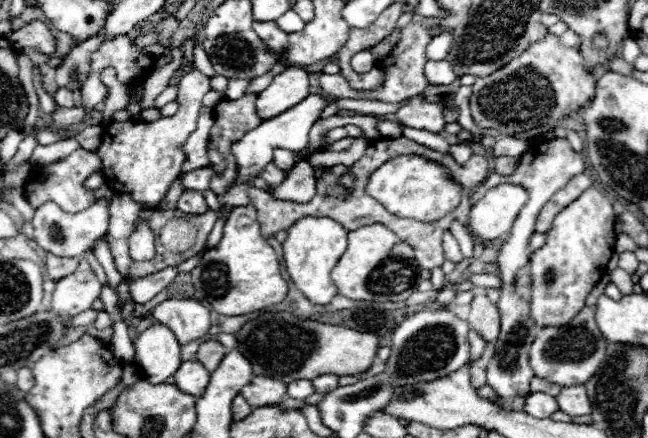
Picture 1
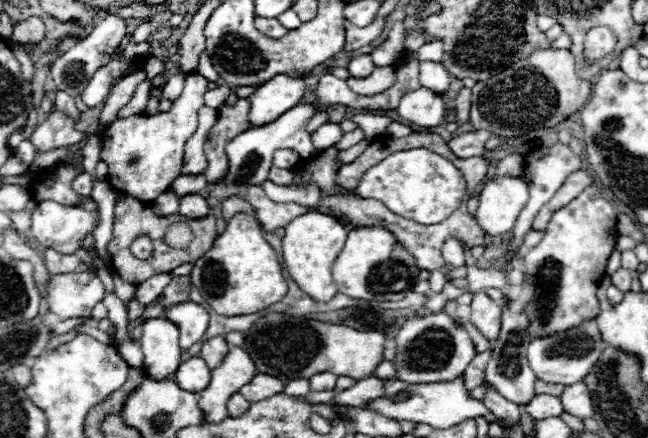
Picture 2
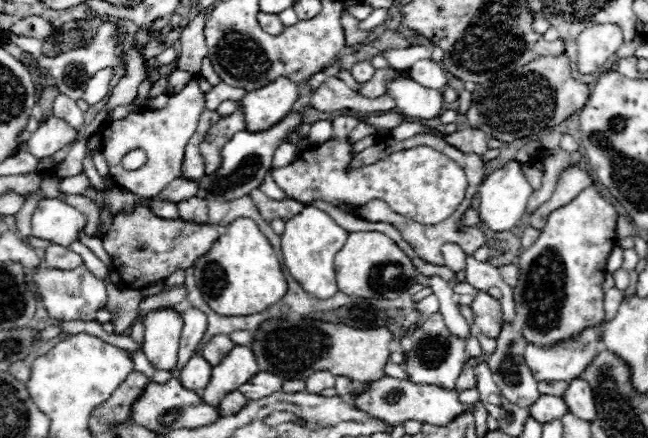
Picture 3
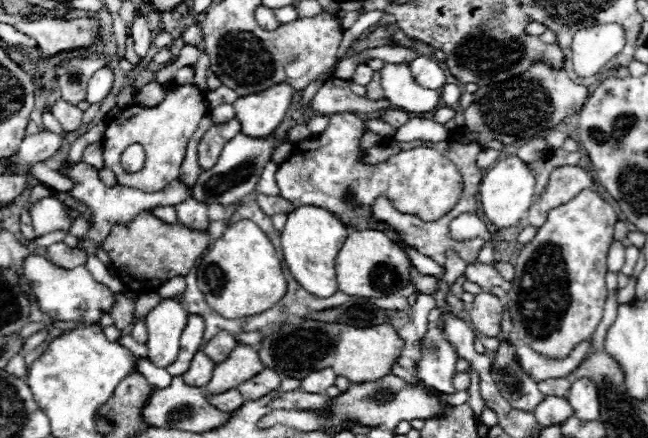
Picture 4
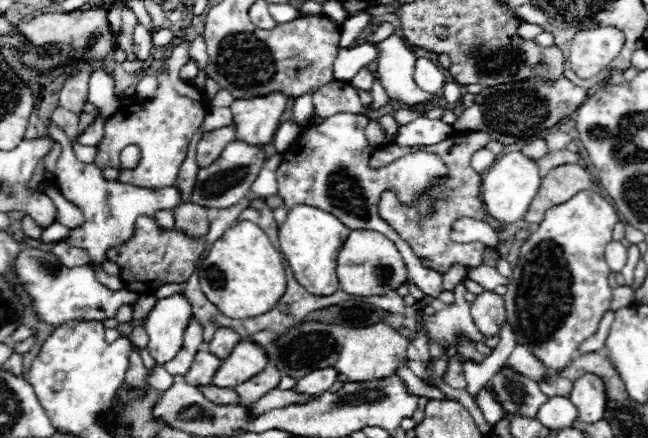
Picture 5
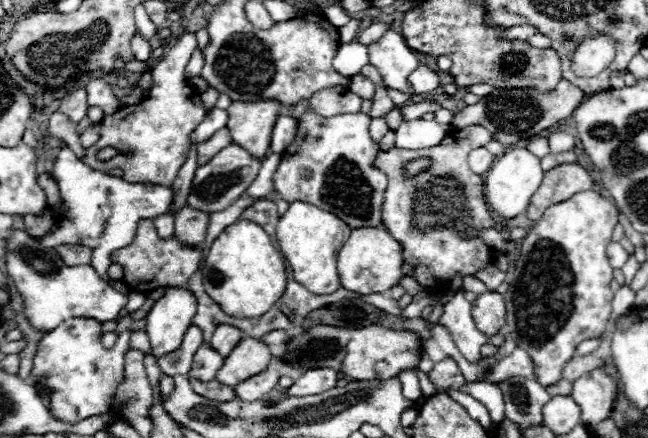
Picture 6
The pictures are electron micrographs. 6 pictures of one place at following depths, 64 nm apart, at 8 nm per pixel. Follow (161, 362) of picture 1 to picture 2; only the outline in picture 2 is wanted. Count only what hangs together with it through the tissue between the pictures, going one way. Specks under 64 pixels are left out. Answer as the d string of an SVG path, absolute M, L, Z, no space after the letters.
M150 318L142 324L142 330L138 344L144 354L144 372L156 382L166 380L182 362L178 328L166 318Z

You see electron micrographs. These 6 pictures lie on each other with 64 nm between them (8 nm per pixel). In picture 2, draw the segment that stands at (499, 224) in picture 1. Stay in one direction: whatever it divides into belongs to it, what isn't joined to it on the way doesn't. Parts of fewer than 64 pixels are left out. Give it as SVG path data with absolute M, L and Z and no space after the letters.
M498 176L488 180L480 192L476 222L490 236L502 236L512 230L520 210L528 202L528 184L520 178Z

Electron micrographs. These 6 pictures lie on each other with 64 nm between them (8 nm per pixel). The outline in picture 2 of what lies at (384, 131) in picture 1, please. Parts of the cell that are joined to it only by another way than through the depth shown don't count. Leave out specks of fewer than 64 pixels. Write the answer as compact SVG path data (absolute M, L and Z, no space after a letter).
M392 122L392 124L388 124L386 134L390 134L392 138L402 138L402 136L412 134L412 128L406 126L406 124L400 124L400 122Z

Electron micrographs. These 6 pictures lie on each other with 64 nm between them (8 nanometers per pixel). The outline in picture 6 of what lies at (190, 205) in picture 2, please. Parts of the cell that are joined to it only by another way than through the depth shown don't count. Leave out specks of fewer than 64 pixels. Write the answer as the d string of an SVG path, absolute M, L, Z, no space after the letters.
M180 208L180 212L174 214L176 220L176 236L190 246L198 246L206 238L208 230L208 212L196 212L196 208Z

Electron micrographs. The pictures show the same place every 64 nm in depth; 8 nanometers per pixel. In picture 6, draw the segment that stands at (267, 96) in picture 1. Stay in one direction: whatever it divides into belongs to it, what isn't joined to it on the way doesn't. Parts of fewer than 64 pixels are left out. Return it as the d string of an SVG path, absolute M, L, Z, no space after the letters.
M258 100L252 104L232 102L228 108L228 130L232 134L232 142L252 152L252 156L264 158L270 148L280 106L282 104L276 100Z

